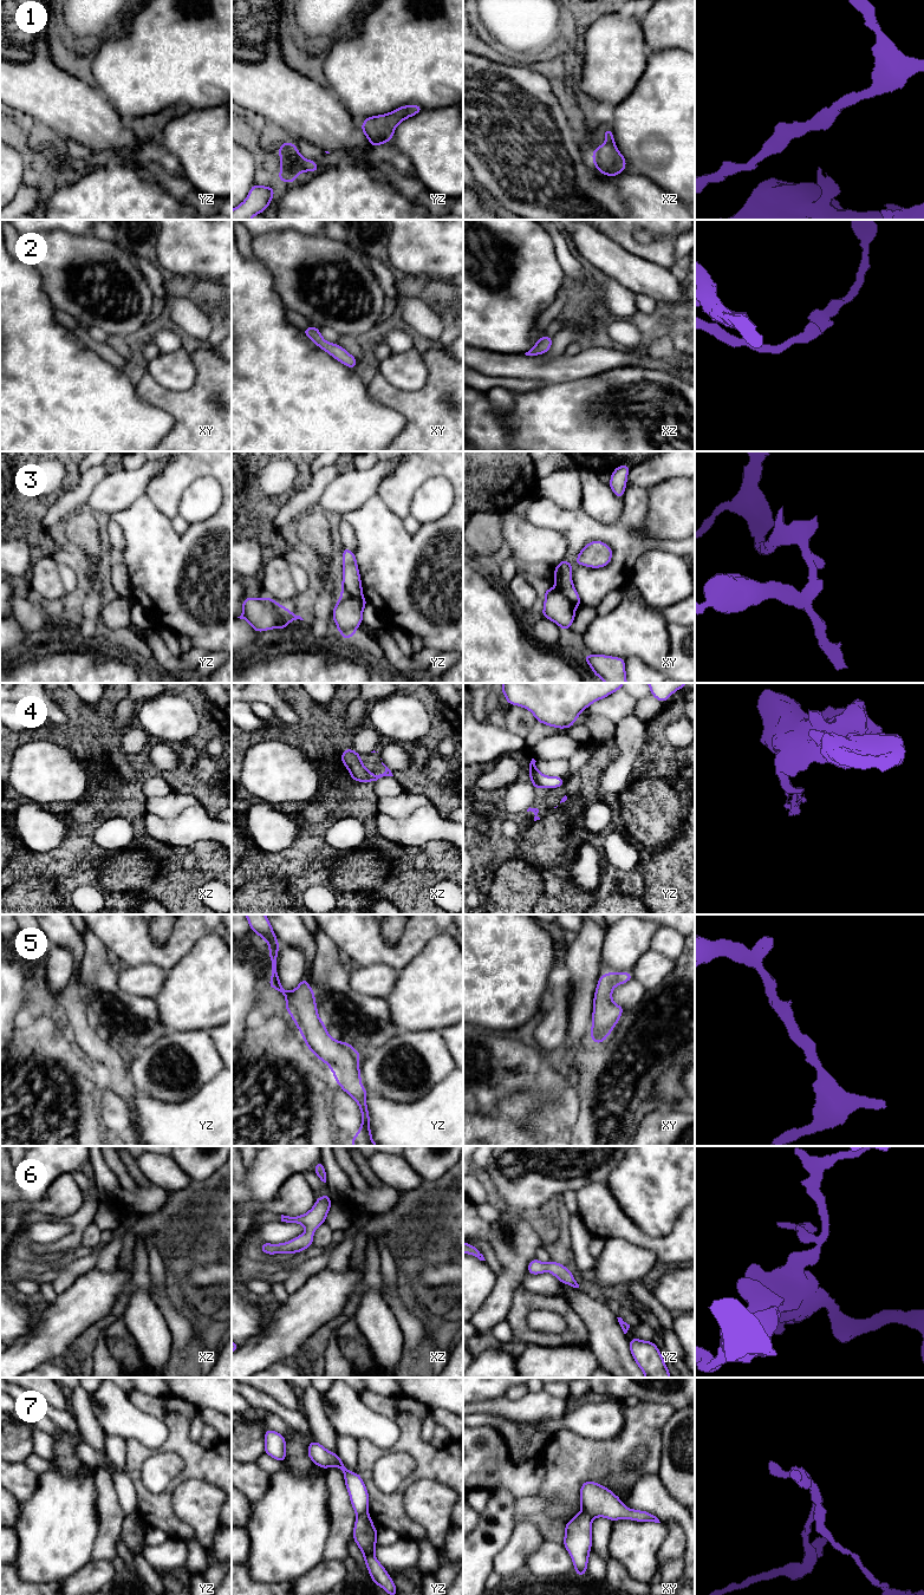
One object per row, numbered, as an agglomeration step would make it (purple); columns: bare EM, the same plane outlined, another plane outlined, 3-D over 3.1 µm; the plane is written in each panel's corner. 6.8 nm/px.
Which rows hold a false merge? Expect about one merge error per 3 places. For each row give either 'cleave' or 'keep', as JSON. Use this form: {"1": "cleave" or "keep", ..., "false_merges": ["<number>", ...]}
{"1": "keep", "2": "keep", "3": "cleave", "4": "cleave", "5": "keep", "6": "keep", "7": "cleave", "false_merges": ["3", "4", "7"]}

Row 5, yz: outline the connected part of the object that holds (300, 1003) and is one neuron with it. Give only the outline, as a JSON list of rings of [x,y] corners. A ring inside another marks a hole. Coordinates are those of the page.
[[[245,914],[250,930],[262,937],[269,949],[272,975],[269,988],[280,991],[286,997],[285,1009],[293,1018],[307,1048],[332,1070],[336,1082],[356,1100],[362,1113],[362,1125],[351,1138],[353,1146],[379,1146],[372,1141],[370,1114],[366,1105],[366,1087],[360,1085],[360,1055],[347,1042],[340,1042],[330,1036],[325,1023],[318,1016],[313,989],[304,977],[293,991],[286,991],[279,982],[276,959],[279,943],[268,918],[265,914]]]

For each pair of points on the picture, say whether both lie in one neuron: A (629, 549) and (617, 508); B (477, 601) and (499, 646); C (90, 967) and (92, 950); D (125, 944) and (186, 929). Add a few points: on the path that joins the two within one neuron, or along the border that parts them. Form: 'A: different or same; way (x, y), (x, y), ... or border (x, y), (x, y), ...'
A: same; way (624, 539), (617, 525), (617, 519)
B: same; way (477, 612), (477, 625), (488, 636)
C: same; way (92, 963), (92, 954)
D: same; way (141, 949), (166, 950), (171, 944)

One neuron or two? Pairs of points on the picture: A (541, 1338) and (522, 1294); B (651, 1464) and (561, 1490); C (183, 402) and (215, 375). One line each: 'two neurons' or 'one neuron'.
A: one neuron
B: one neuron
C: one neuron

